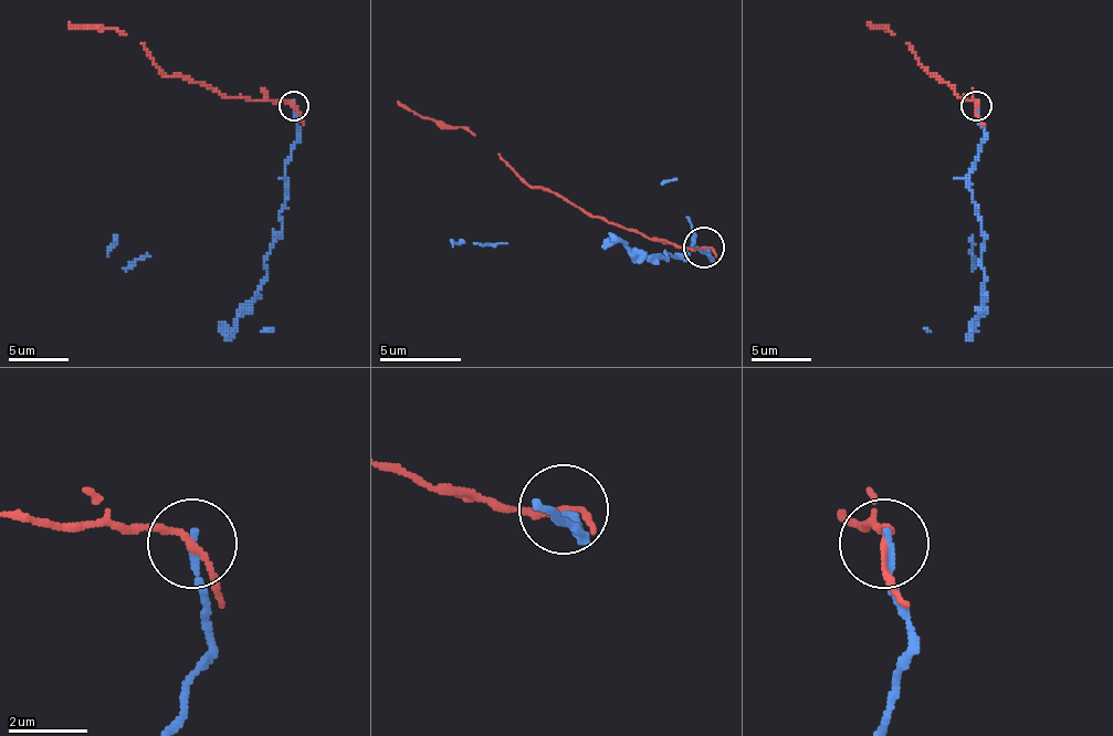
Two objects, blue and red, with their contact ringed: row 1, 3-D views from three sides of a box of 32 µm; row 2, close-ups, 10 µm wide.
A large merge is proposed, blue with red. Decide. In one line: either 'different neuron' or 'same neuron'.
different neuron

